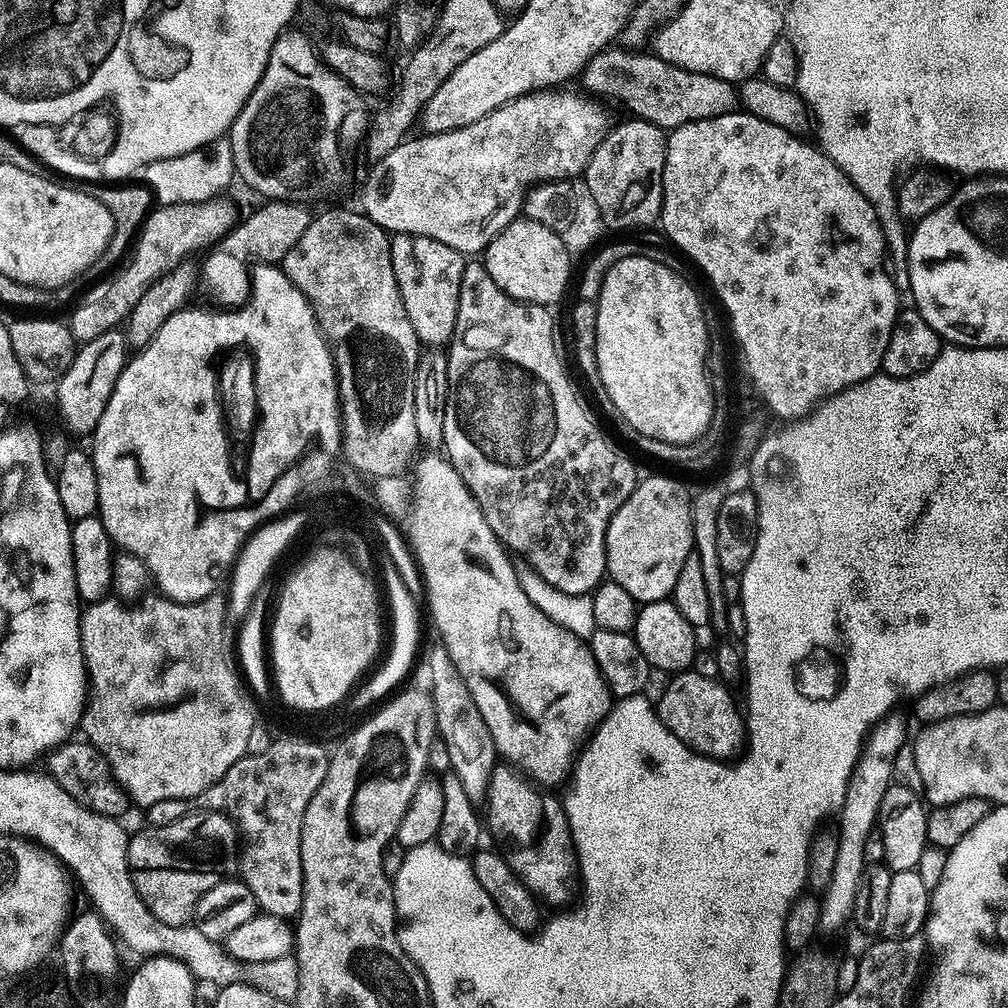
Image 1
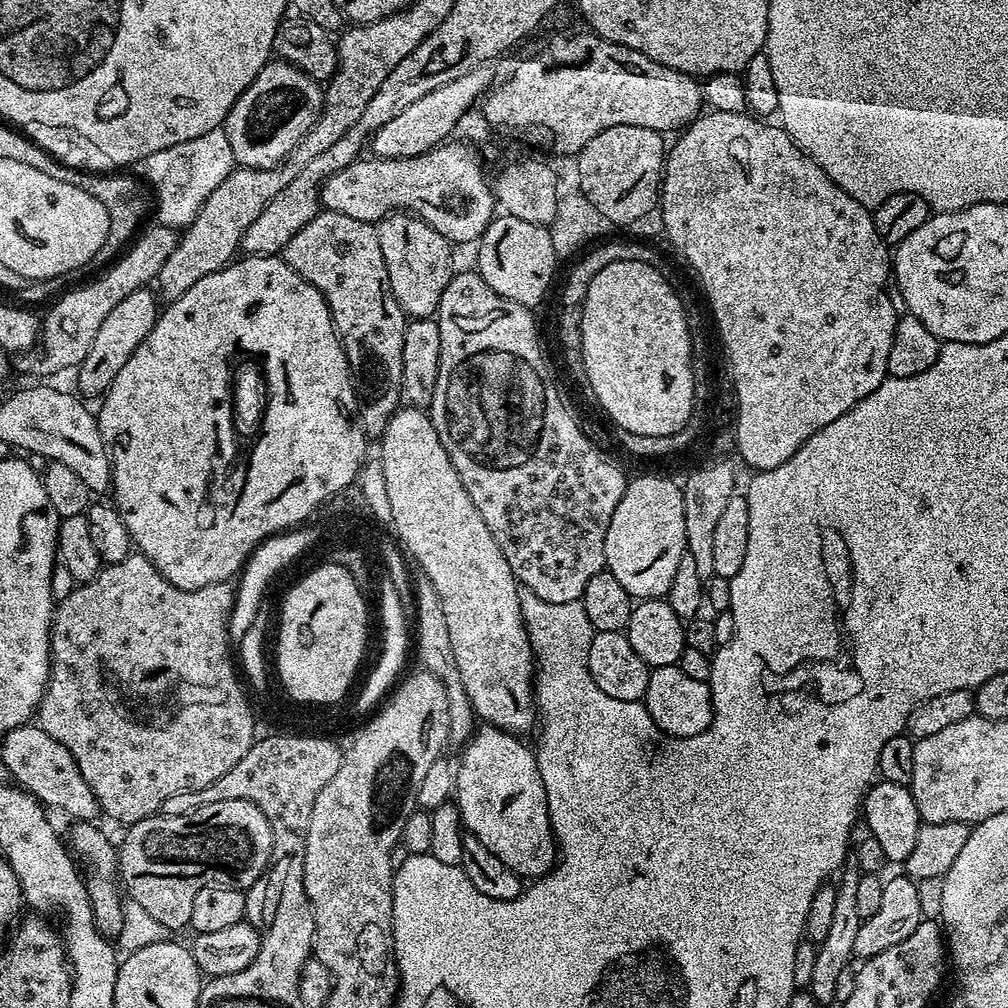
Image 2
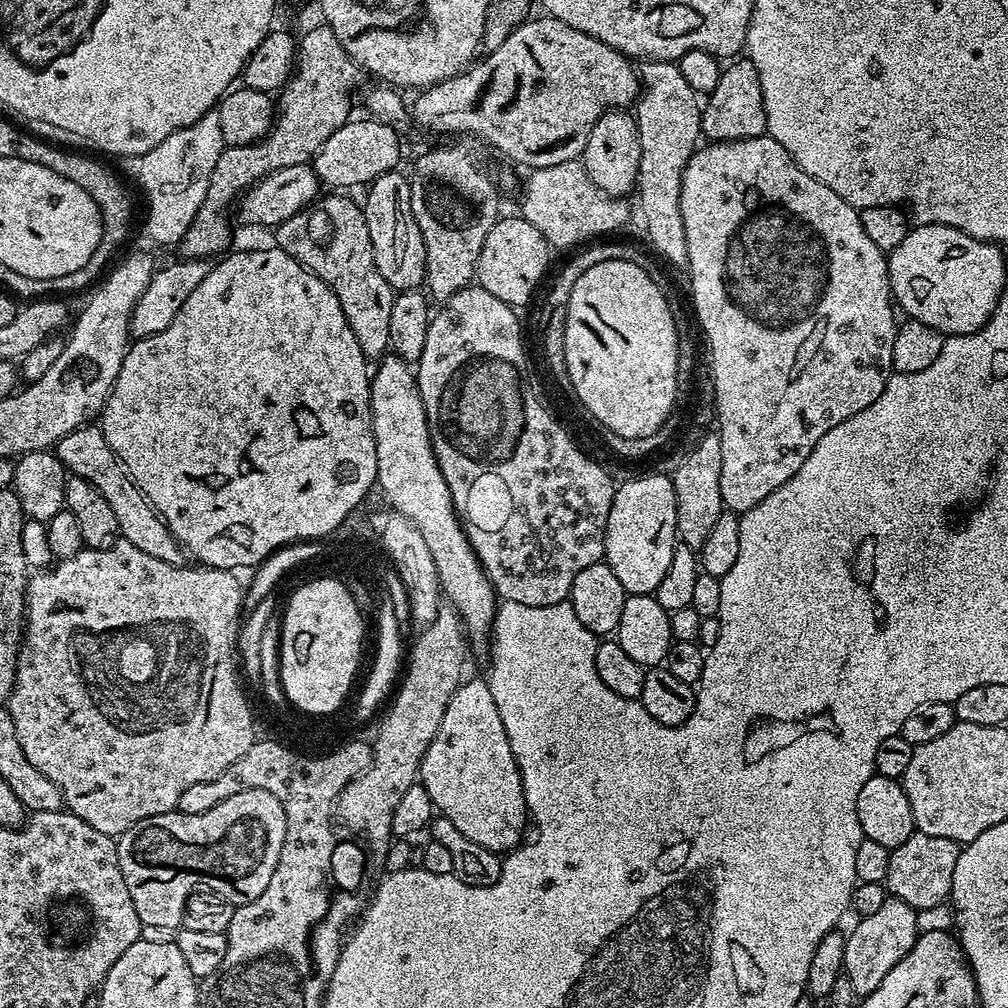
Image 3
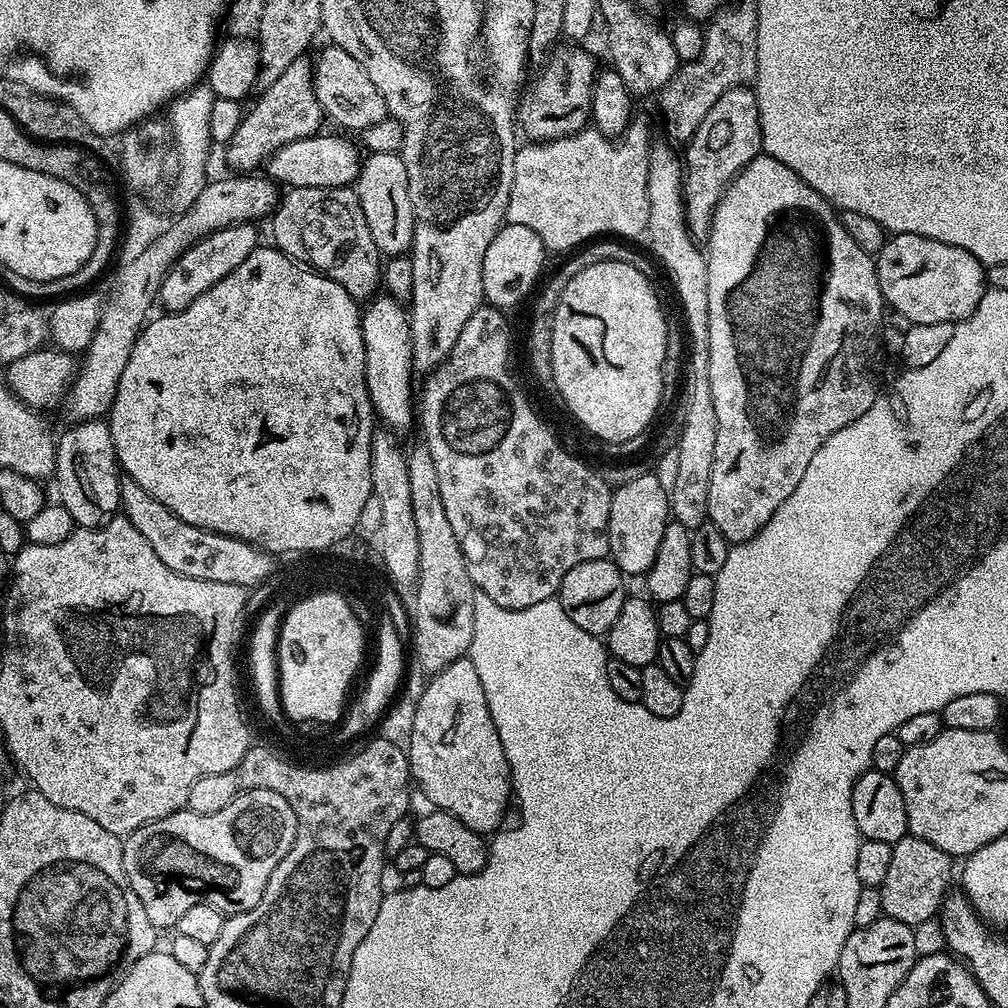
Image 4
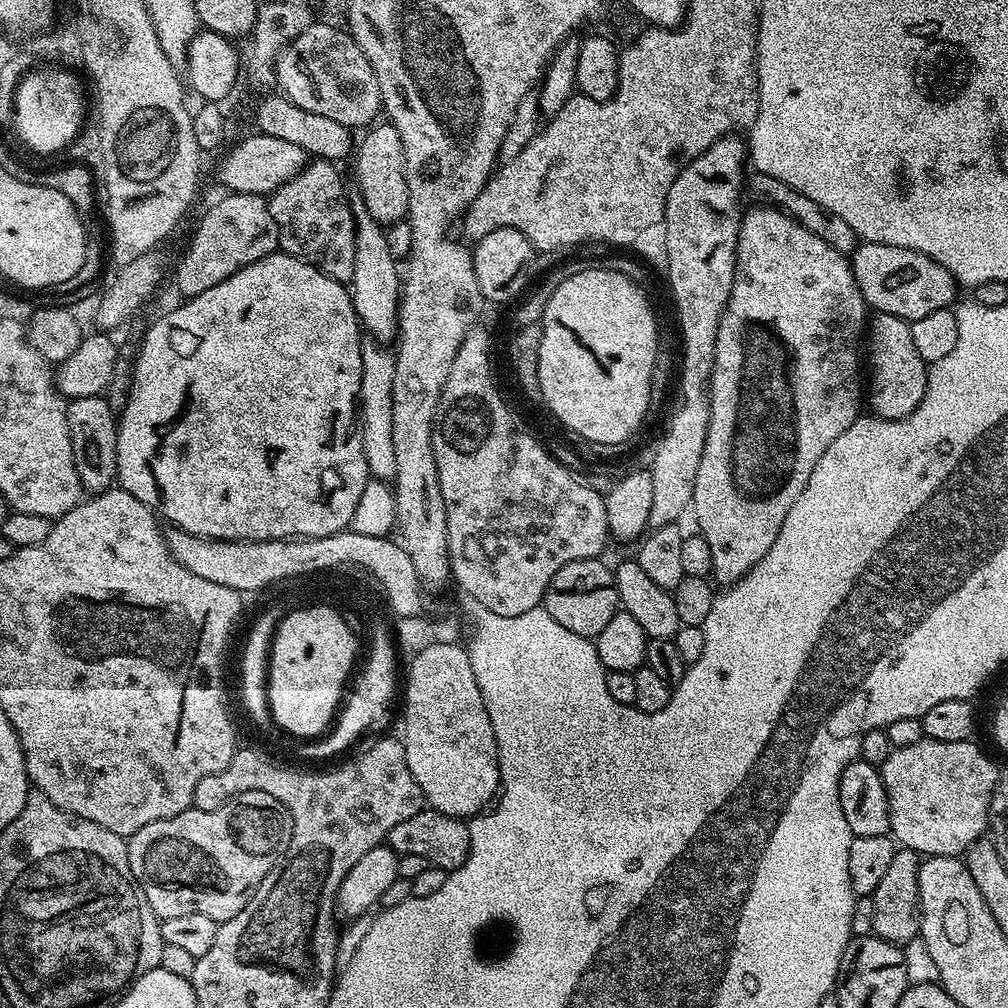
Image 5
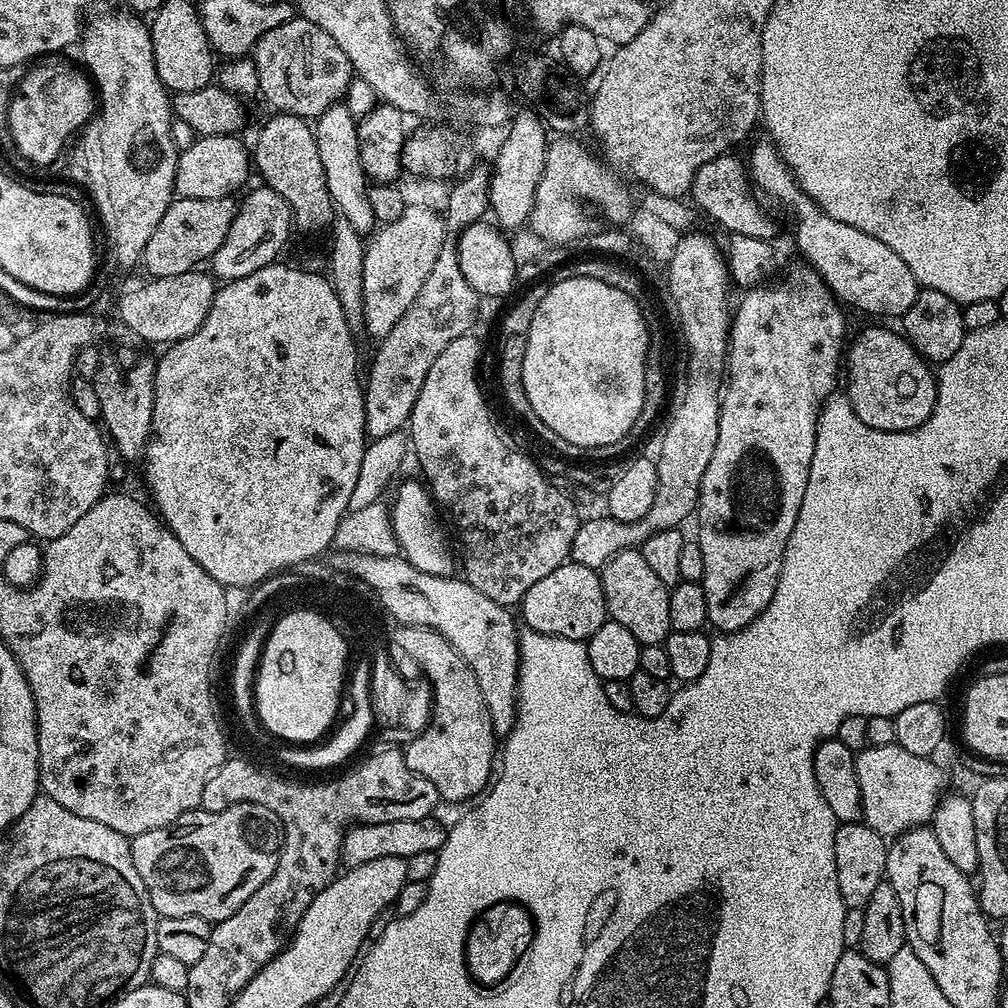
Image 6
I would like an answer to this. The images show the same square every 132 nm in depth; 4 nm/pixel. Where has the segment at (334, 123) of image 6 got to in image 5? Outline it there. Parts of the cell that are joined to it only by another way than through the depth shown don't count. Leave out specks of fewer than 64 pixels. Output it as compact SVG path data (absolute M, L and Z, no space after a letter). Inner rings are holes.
M363 200L351 201L352 217L356 220L356 241L354 242L354 274L350 281L352 308L360 327L371 339L391 345L400 330L400 294L402 272L396 269L398 260L391 256L386 246L385 229L366 210Z

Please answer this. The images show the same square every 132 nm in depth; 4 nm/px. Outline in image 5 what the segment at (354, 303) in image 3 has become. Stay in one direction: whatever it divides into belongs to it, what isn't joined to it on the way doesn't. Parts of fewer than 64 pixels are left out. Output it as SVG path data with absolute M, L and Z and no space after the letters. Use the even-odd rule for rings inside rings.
M319 158L313 159L311 162L304 165L304 170L299 172L294 178L290 178L290 182L286 182L279 190L271 193L267 197L268 209L274 218L274 226L278 226L278 238L280 243L278 245L279 251L283 252L285 256L293 256L302 262L306 262L310 266L314 266L319 271L325 272L330 278L341 282L351 281L354 274L354 242L356 241L356 220L352 217L352 208L350 205L350 196L344 193L344 180L340 177L340 172L335 163L331 160L321 160Z

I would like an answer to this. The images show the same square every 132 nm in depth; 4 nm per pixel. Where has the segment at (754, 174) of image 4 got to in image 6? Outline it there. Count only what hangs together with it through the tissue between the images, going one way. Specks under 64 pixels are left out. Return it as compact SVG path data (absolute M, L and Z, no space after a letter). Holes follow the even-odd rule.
M807 270L801 276L792 276L785 284L772 284L767 286L749 287L743 294L744 301L740 309L735 309L730 320L730 343L728 345L728 358L726 361L726 387L722 392L720 401L720 421L718 422L718 446L714 446L714 458L710 458L710 466L706 466L706 474L700 483L700 503L698 517L700 516L700 537L698 543L702 550L702 559L706 561L703 585L706 594L706 610L708 611L708 624L716 627L717 633L737 632L742 630L754 618L766 610L766 606L774 598L776 587L780 581L780 571L784 565L784 551L790 542L790 534L794 530L794 522L798 522L798 510L802 506L802 494L806 494L806 482L810 474L810 462L814 458L816 445L816 423L820 420L820 410L825 400L837 391L836 371L842 368L842 353L844 344L844 312L839 300L832 295L819 272Z

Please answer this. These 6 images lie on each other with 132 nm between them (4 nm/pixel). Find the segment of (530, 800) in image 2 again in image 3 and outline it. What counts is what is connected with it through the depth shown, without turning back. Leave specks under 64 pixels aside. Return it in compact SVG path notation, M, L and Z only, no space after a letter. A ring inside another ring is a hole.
M465 679L460 687L457 688L456 693L452 695L450 702L446 706L446 714L442 714L442 726L438 726L438 734L434 734L434 738L422 758L418 780L419 783L424 785L427 793L430 794L433 809L435 809L439 815L450 818L450 822L454 822L454 826L458 826L458 830L462 830L462 834L466 834L466 838L470 838L470 842L478 842L478 846L482 846L486 850L497 854L507 854L511 852L513 848L520 847L522 841L525 839L524 827L526 827L527 824L529 827L530 824L528 803L524 797L520 767L516 765L514 750L510 750L510 738L506 738L506 726L502 726L502 714L498 714L498 706L494 706L494 698L490 694L490 686L488 685L487 679Z

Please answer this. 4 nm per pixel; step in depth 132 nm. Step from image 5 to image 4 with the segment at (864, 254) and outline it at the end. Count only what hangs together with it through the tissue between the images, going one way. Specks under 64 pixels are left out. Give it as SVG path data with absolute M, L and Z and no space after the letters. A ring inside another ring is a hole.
M901 232L889 235L885 239L879 253L874 256L876 261L876 274L878 276L878 286L884 295L885 305L892 308L900 316L905 316L908 324L925 324L926 322L959 322L968 319L972 312L978 306L978 302L985 299L986 296L986 268L979 260L974 258L966 249L958 246L950 246L946 242L934 242L934 238L922 238L922 234L902 234Z

